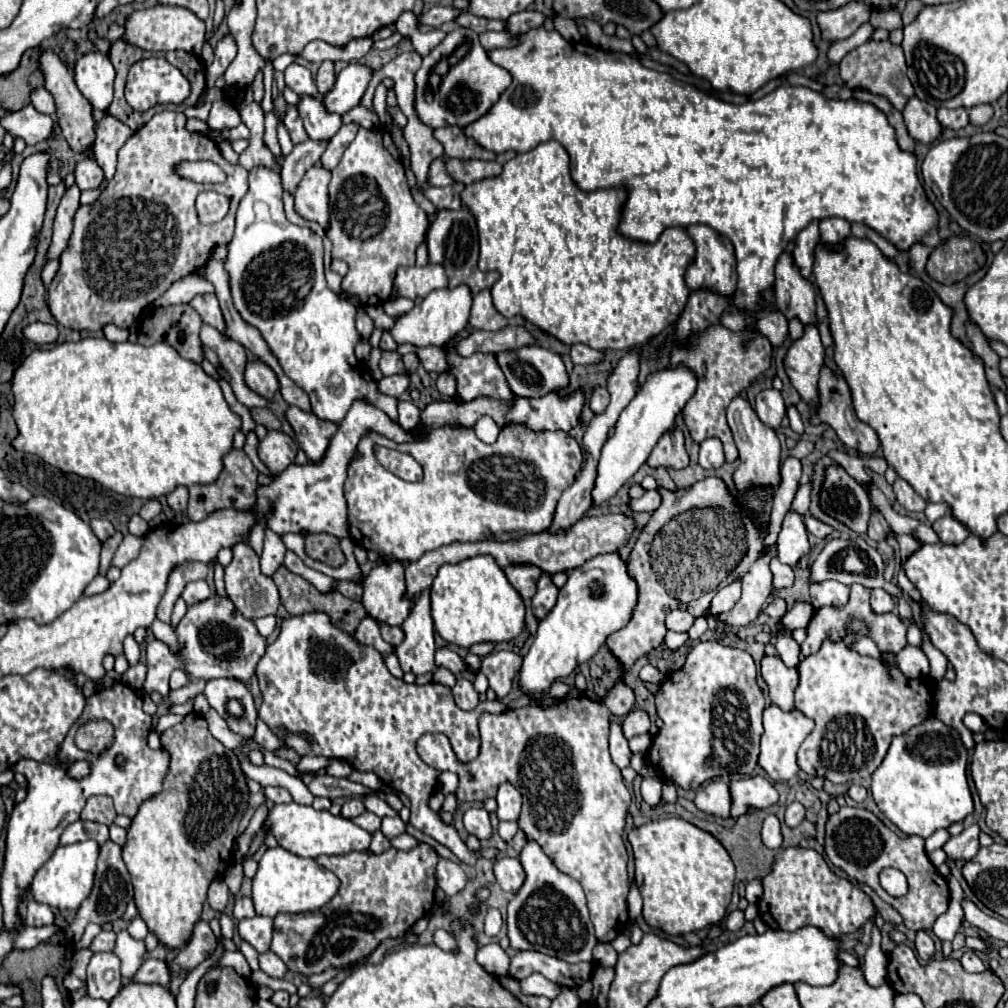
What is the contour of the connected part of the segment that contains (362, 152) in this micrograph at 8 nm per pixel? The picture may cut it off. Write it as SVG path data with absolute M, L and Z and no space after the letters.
M360 128L354 142L346 148L342 160L332 170L330 180L330 226L326 230L326 236L334 244L332 258L344 260L350 266L348 274L342 280L342 288L356 294L366 306L384 304L392 294L396 268L414 264L414 250L422 242L426 230L426 212L414 202L410 194L404 166L400 162L400 152L392 142L390 132Z

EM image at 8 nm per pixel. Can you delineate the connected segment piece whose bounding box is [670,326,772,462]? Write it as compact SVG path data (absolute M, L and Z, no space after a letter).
M710 326L704 334L694 338L694 344L696 346L692 348L680 348L680 350L674 346L670 352L670 366L672 368L686 366L688 370L694 372L698 380L694 396L682 408L682 420L695 443L700 444L707 438L718 438L723 444L726 461L732 462L736 460L738 450L730 426L726 422L726 408L736 396L748 390L760 374L764 374L770 368L772 346L762 334L730 332L724 326Z

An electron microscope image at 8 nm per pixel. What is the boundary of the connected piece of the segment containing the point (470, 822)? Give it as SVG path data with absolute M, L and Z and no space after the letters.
M470 808L464 814L464 828L474 834L476 838L490 838L492 826L490 826L490 814L486 808Z

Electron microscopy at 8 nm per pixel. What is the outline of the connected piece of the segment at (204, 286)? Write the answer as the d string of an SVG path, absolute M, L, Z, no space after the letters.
M190 274L190 276L180 278L178 282L174 282L170 286L170 290L154 302L154 306L172 306L172 304L180 304L180 302L186 304L198 294L214 294L214 286L212 286L212 282L208 282L208 278L204 274L196 274L196 276Z

